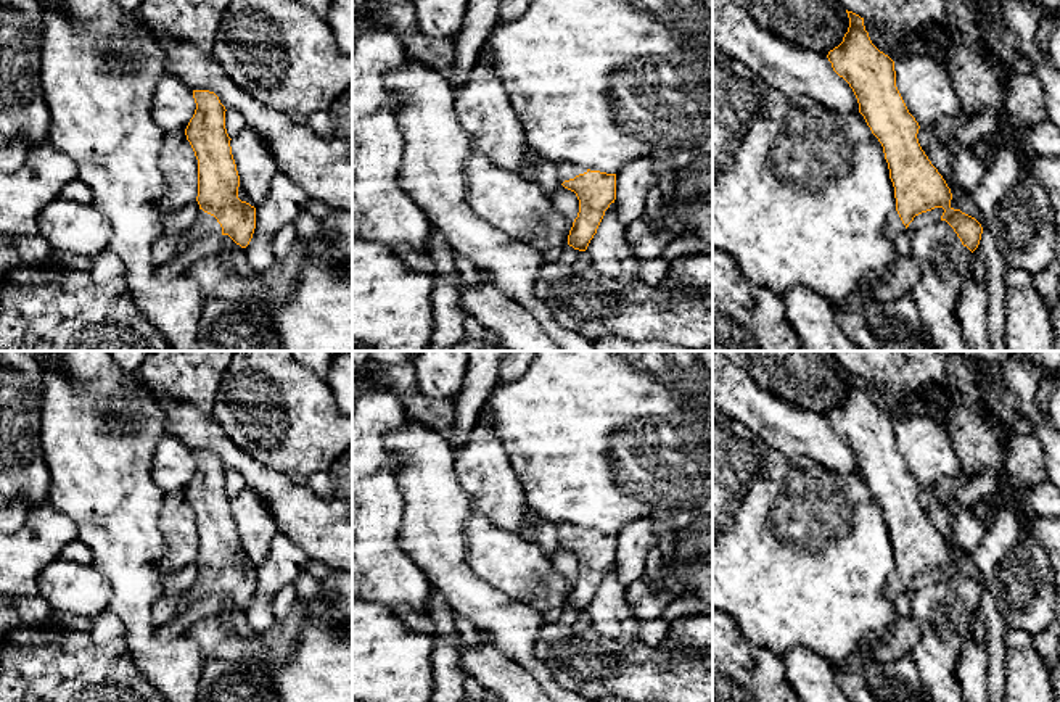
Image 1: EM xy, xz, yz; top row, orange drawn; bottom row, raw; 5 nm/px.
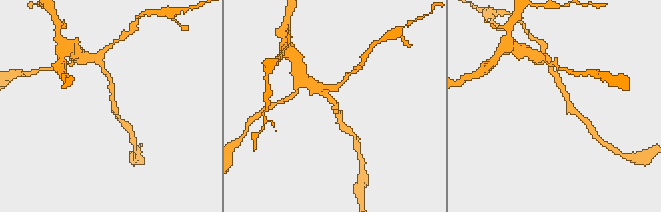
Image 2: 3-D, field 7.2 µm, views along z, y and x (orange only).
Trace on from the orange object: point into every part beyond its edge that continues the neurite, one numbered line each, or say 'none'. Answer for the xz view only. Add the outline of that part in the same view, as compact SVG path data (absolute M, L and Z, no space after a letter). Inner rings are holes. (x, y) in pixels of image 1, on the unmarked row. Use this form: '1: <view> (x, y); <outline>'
1: xz (565, 532); M565 523L557 526L557 533L560 544L563 544L565 541L574 539L577 536L577 528Z

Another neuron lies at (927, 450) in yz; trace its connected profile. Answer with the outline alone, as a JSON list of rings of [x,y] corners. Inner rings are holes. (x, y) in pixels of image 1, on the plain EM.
[[[931,417],[894,420],[896,448],[920,488],[928,489],[941,480],[962,472],[947,428]]]

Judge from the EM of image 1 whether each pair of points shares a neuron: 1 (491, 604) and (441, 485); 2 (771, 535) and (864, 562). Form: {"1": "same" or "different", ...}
{"1": "same", "2": "same"}

